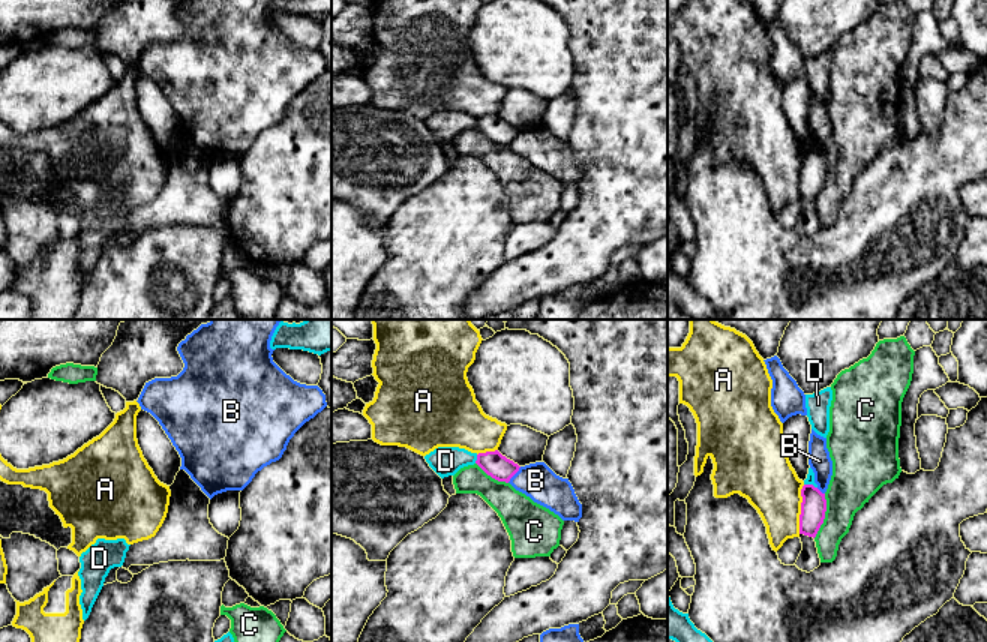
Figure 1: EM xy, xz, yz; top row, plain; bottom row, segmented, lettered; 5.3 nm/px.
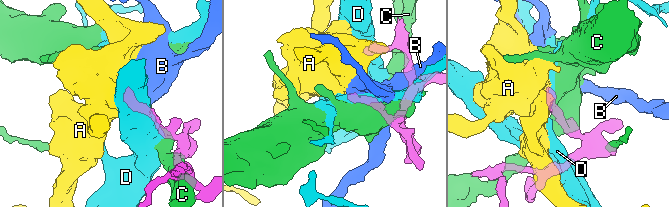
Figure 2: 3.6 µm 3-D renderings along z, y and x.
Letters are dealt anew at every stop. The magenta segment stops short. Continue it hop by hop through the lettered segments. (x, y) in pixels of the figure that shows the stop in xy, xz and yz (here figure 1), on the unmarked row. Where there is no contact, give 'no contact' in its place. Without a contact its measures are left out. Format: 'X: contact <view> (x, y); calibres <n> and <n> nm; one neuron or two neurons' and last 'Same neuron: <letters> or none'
A: contact yz (801, 173); calibres 140 and 300 nm; two neurons
B: contact xz (515, 137); calibres 140 and 190 nm; two neurons
C: contact yz (824, 180); calibres 140 and 240 nm; two neurons
D: contact yz (810, 149); calibres 140 and 50 nm; two neurons
Same neuron: none

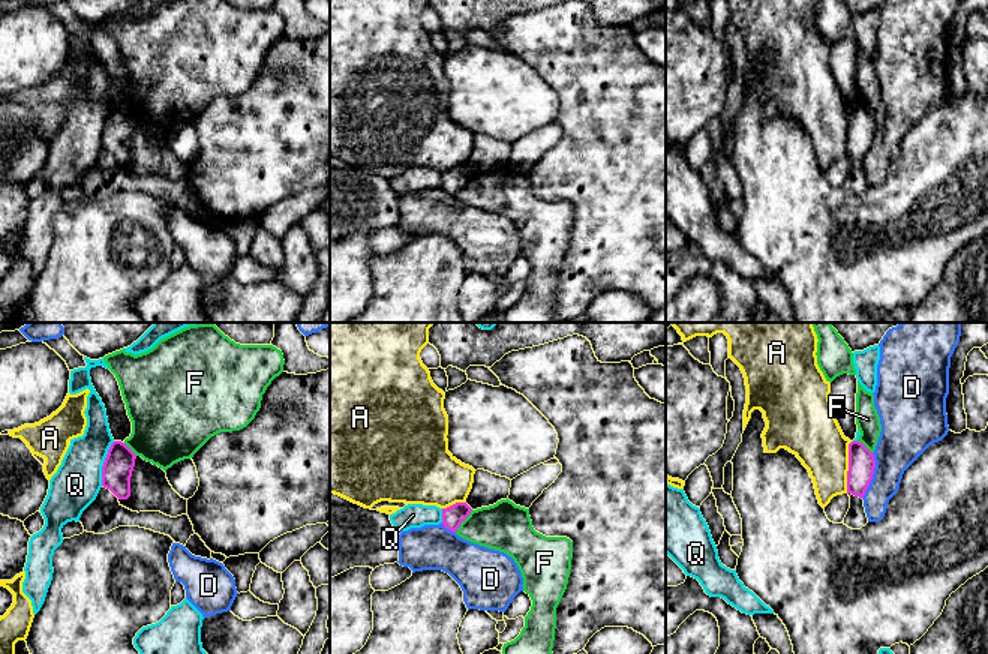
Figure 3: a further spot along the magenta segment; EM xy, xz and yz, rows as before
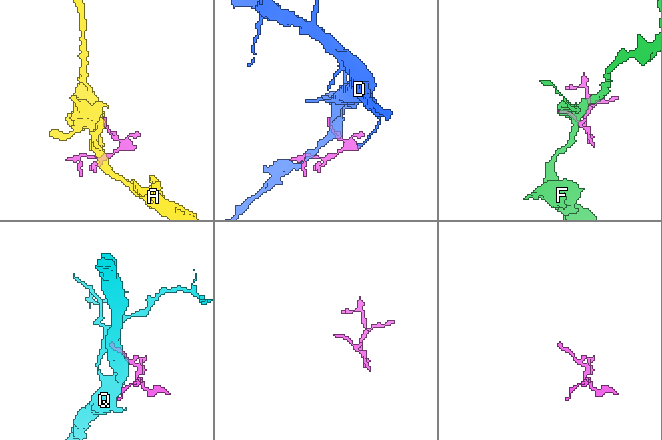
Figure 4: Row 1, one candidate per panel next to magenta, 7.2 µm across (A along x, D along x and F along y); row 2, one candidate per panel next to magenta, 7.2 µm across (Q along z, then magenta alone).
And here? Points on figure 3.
A: contact yz (849, 131); calibres 140 and 280 nm; two neurons
D: contact yz (871, 140); calibres 140 and 240 nm; two neurons
F: contact xz (464, 183); calibres 110 and 260 nm; two neurons
Q: contact xy (104, 128); calibres 160 and 260 nm; two neurons
Same neuron: none

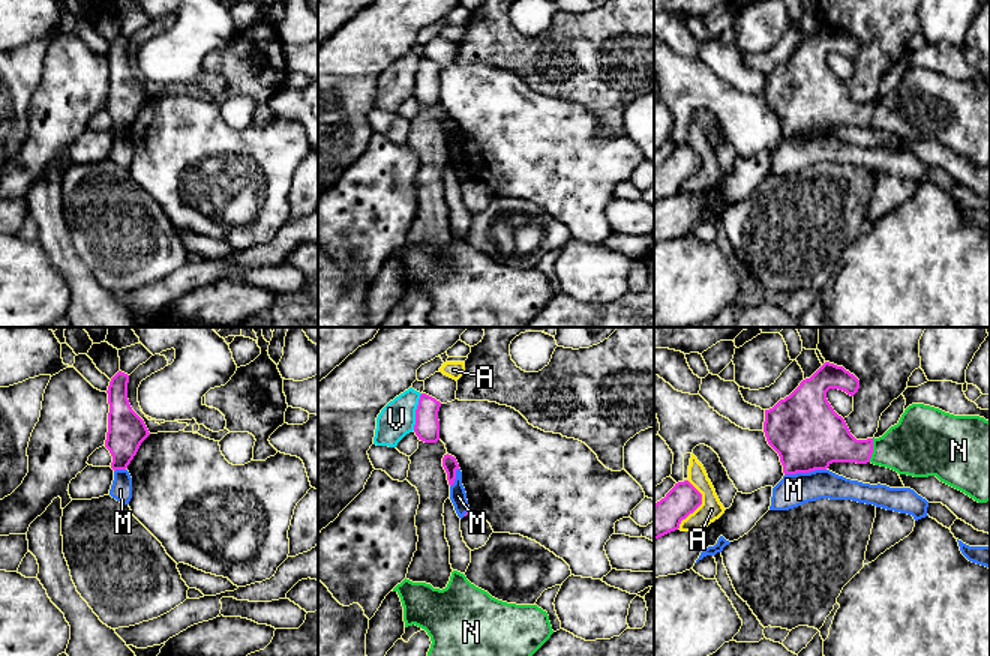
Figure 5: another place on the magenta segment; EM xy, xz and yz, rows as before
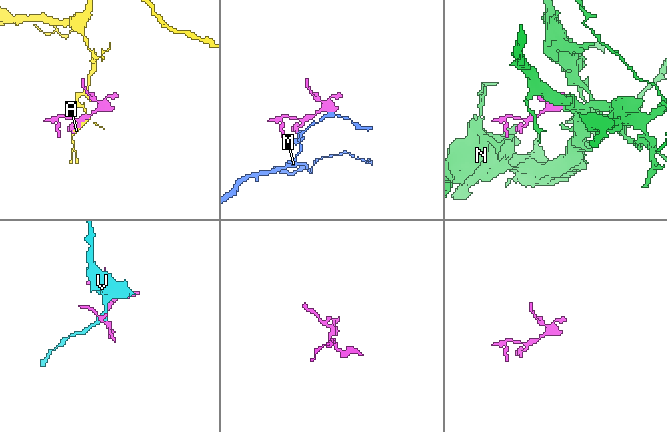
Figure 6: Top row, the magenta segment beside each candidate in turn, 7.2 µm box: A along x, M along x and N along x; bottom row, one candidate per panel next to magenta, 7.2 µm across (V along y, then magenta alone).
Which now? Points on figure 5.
A: contact yz (698, 170); calibres 180 and 120 nm; two neurons
M: contact yz (804, 135); calibres 380 and 180 nm; two neurons
N: contact yz (872, 114); calibres 260 and 320 nm; one neuron
V: contact xz (416, 75); calibres 140 and 190 nm; two neurons
Same neuron: N

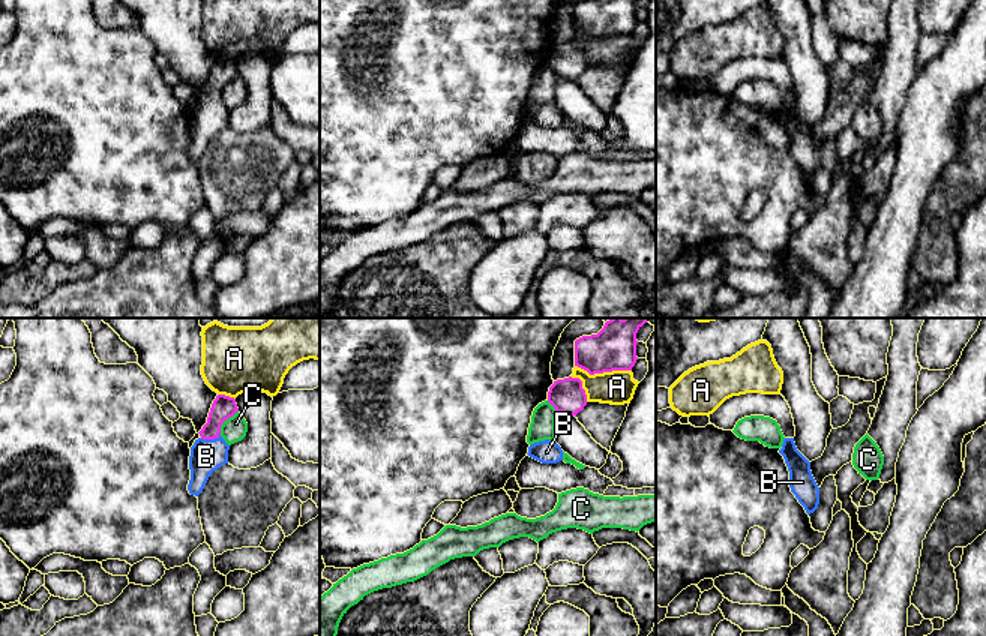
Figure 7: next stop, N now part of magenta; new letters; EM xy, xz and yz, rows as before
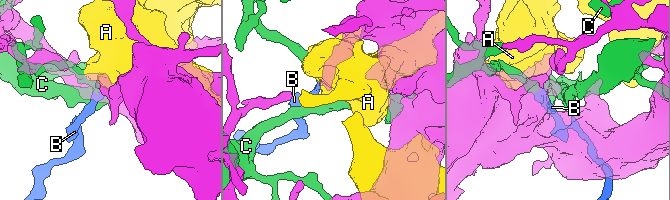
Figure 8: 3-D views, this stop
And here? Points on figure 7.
A: contact xz (604, 35); calibres 200 and 190 nm; two neurons
B: contact xy (210, 102); calibres 130 and 180 nm; one neuron
C: contact xy (225, 83); calibres 130 and 130 nm; two neurons
Same neuron: B

